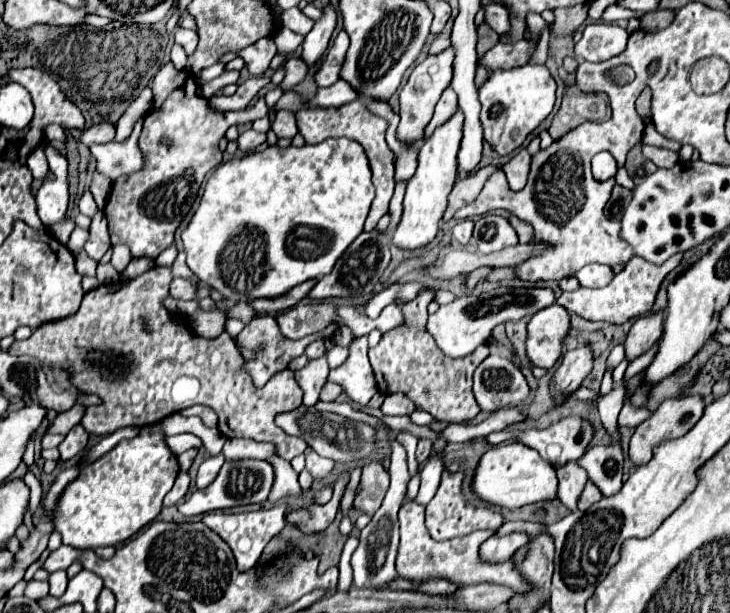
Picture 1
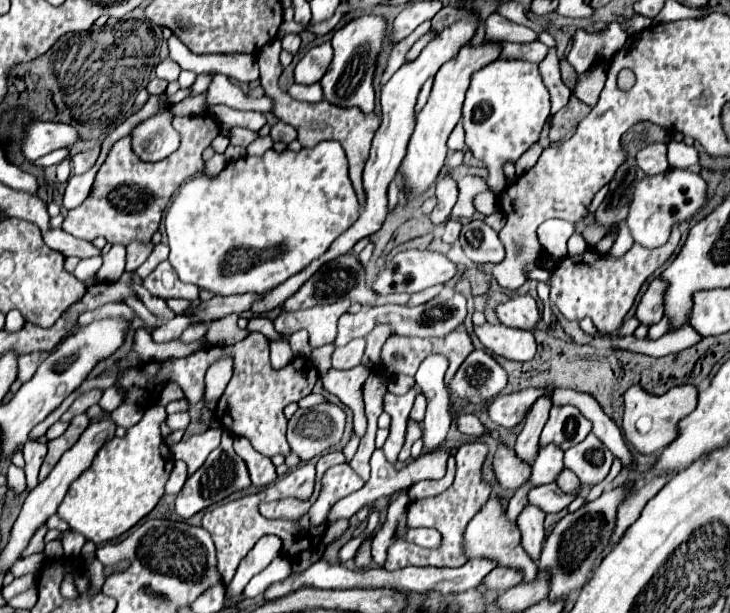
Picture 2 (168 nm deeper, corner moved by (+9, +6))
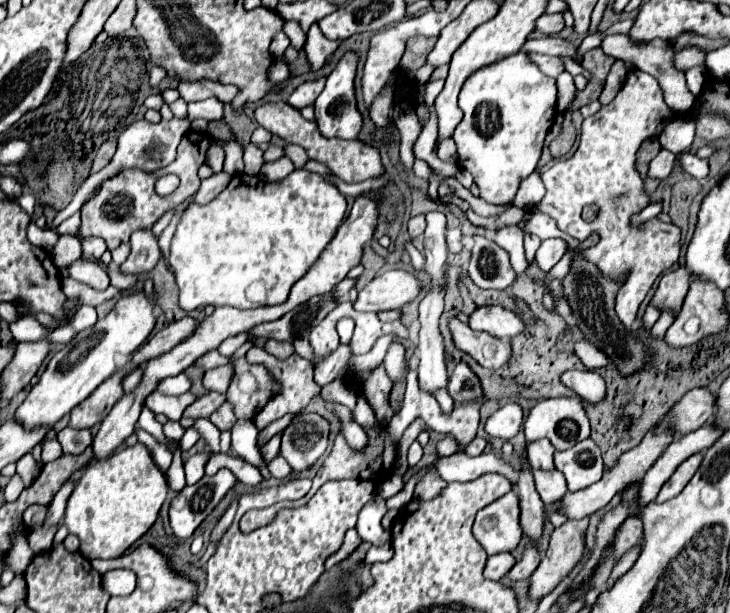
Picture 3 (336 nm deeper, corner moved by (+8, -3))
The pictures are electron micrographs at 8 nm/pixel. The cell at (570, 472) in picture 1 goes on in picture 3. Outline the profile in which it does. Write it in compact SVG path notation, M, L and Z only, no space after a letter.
M536 440L528 444L528 460L536 470L556 470L554 466L554 448L548 440Z

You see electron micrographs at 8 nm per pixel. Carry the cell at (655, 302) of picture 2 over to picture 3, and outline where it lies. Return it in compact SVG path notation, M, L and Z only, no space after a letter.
M680 266L678 270L668 272L668 274L662 276L650 306L660 308L662 312L678 314L688 288L690 288L690 272L684 266Z

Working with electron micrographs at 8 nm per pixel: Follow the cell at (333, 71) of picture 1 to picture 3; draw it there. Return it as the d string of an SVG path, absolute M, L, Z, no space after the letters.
M320 76L316 80L308 80L304 84L300 84L288 98L288 104L292 104L294 108L304 108L308 104L314 104L314 100L318 98L318 94L322 92L326 84L326 76Z

